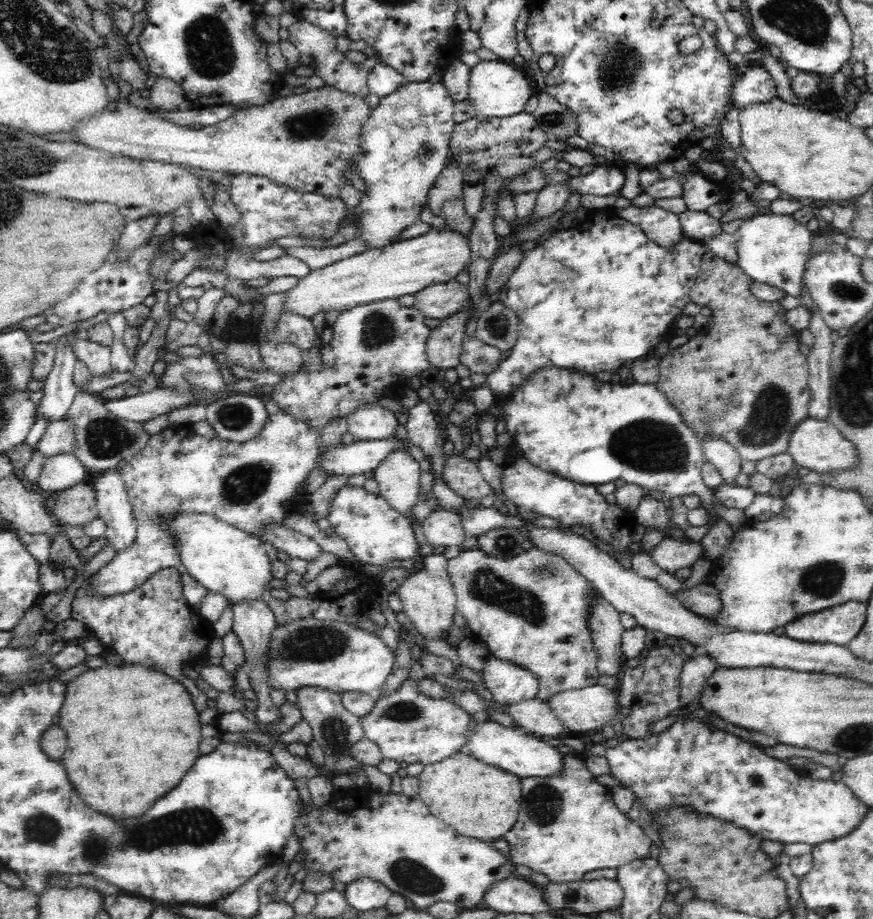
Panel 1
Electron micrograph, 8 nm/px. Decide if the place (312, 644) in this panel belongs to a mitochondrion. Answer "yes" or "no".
yes

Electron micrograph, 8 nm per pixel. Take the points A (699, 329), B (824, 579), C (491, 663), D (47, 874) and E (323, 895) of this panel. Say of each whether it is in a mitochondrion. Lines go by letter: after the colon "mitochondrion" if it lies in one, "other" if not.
A: other
B: mitochondrion
C: other
D: other
E: other

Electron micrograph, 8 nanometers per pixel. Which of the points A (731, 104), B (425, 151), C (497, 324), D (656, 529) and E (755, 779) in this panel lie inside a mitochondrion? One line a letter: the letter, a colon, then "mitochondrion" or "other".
A: other
B: mitochondrion
C: mitochondrion
D: other
E: mitochondrion

